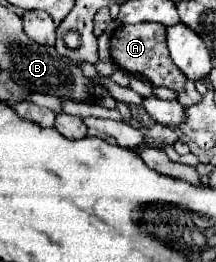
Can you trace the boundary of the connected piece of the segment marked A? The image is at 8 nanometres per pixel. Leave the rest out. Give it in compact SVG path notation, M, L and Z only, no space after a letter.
M135 24L135 26L123 26L119 28L111 38L111 58L113 62L131 74L143 74L151 84L165 86L175 92L183 90L185 74L177 70L177 66L169 58L169 50L165 44L165 26L161 24Z

